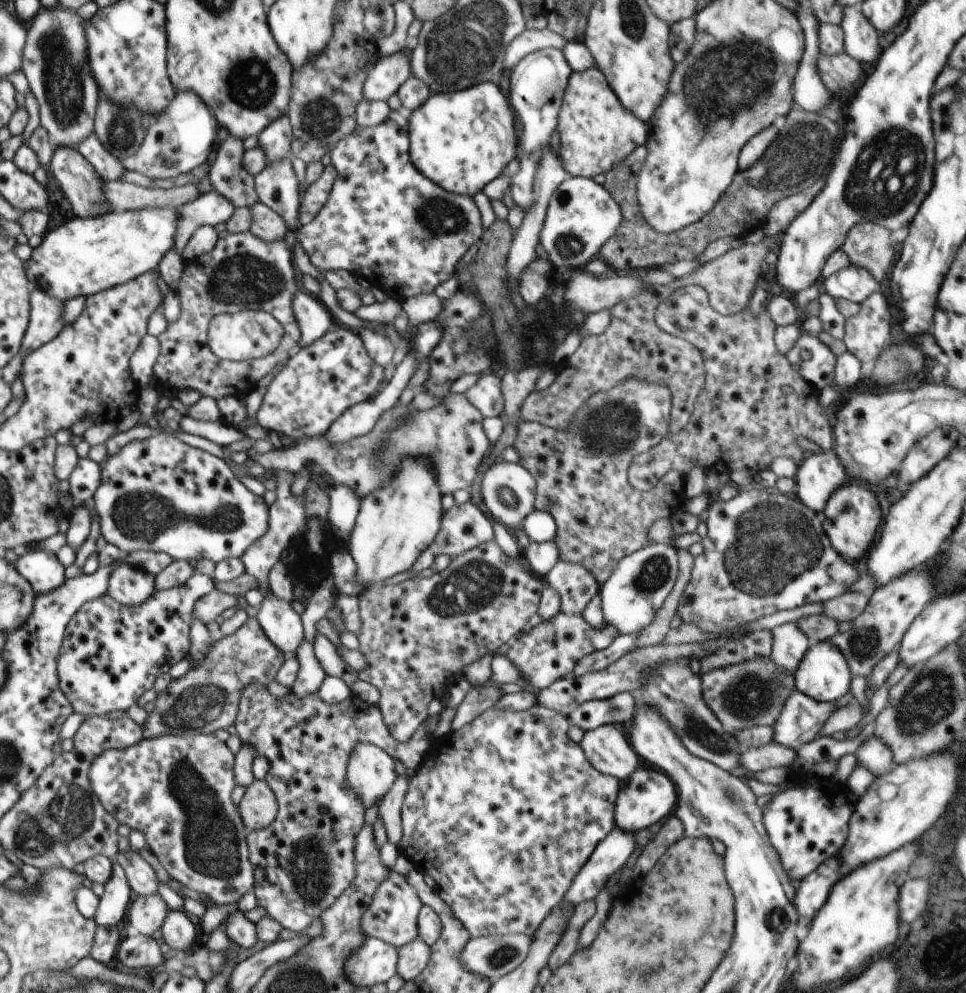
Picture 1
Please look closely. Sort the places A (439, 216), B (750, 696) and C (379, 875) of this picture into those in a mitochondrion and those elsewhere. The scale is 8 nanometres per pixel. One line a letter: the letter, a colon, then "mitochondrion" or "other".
A: mitochondrion
B: mitochondrion
C: other

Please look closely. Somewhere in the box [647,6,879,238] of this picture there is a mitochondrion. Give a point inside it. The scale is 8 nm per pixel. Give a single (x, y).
(747, 69)

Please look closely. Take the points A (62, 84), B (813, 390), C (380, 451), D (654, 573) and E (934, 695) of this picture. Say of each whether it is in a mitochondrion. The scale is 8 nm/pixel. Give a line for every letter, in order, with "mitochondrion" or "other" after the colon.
A: mitochondrion
B: other
C: mitochondrion
D: mitochondrion
E: mitochondrion

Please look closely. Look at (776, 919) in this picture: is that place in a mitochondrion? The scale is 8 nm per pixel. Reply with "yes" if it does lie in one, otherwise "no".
yes

